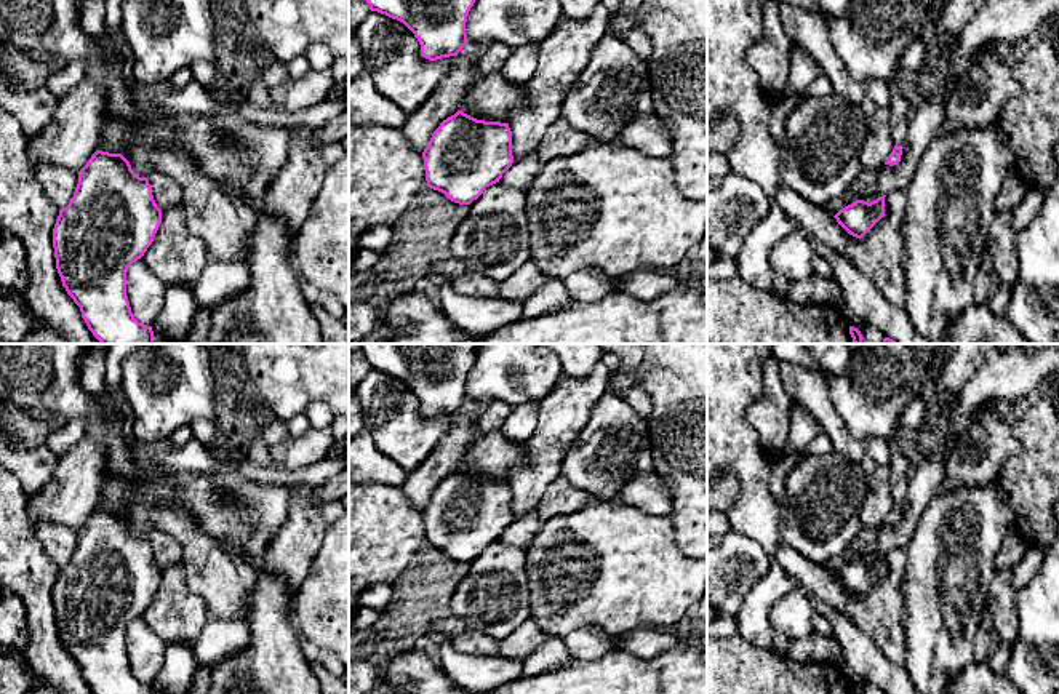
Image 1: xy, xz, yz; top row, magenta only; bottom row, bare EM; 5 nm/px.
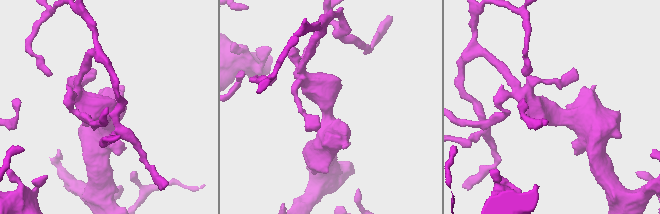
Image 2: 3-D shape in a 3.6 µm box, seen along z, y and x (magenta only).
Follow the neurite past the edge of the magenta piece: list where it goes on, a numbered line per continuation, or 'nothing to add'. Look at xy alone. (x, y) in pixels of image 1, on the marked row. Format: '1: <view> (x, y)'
nothing to add

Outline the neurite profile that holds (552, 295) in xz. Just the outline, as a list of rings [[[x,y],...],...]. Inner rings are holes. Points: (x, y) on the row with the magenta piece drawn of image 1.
[[[549,278],[542,288],[523,302],[525,317],[539,317],[549,310],[568,305],[573,297],[561,280]]]

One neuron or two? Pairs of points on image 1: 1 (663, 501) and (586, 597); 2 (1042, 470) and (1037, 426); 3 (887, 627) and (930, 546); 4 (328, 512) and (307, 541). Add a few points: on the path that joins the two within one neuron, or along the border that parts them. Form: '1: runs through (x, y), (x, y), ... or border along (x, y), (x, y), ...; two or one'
1: border along (619, 496), (631, 506), (667, 518); two
2: runs through (1042, 459), (1042, 437); one
3: border along (909, 560), (903, 579), (904, 634); two
4: border along (322, 501), (320, 512), (327, 523); two

